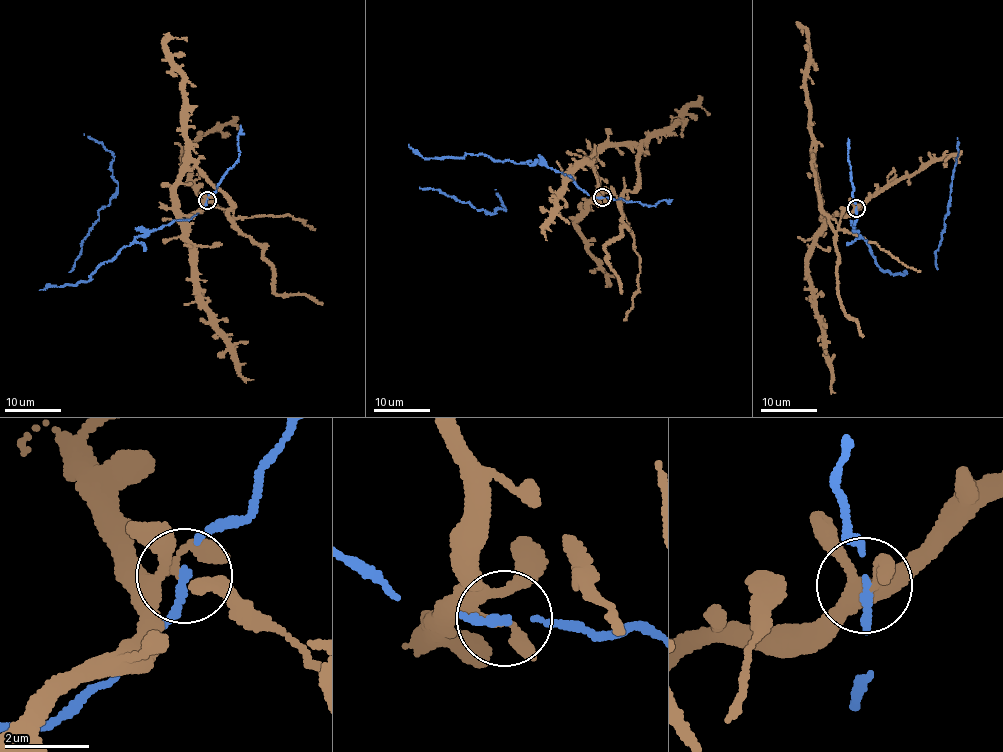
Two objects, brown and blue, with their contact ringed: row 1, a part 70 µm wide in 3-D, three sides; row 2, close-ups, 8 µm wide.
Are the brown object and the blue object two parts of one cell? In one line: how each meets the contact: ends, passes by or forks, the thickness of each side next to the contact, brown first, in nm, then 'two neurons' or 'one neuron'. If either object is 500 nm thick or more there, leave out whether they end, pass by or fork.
brown passes by; blue passes by; 140 nm thick on the brown side, 140 nm on the other; two neurons

